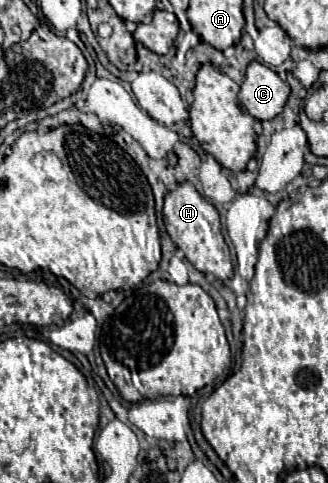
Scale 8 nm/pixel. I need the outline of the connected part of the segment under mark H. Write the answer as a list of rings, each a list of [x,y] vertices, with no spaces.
[[[183,182],[177,186],[177,190],[169,192],[165,196],[165,208],[163,208],[163,222],[167,234],[175,242],[175,246],[185,254],[185,258],[203,274],[213,274],[219,280],[227,280],[233,276],[233,262],[231,252],[225,244],[225,238],[221,234],[221,222],[219,212],[215,206],[205,200],[191,182]]]

